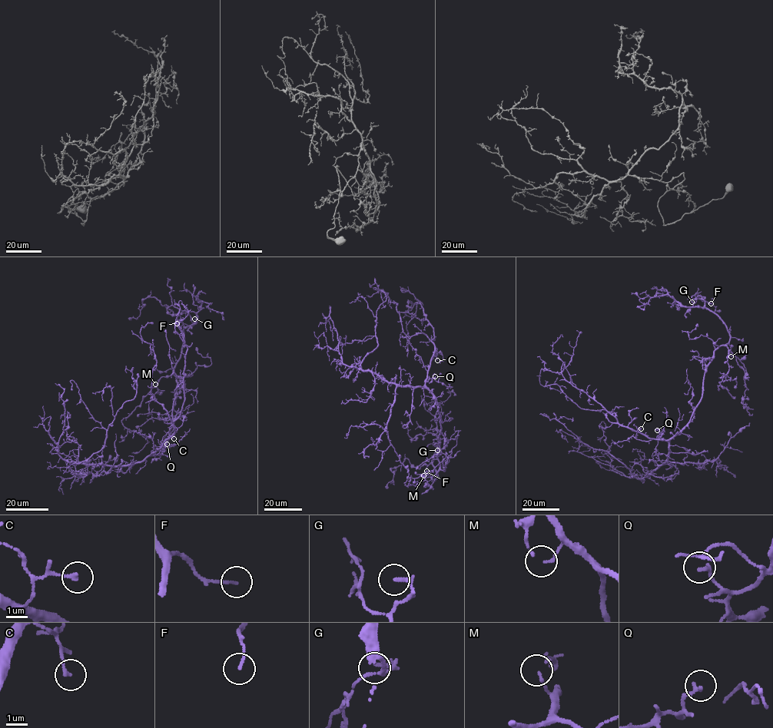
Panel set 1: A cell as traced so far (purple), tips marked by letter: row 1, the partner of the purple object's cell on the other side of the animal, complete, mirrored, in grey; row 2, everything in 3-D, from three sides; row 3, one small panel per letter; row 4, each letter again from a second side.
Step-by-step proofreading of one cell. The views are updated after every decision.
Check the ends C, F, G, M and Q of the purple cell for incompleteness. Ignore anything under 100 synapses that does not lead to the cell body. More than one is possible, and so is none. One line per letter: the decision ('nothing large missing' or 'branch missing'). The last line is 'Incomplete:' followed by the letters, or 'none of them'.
C: nothing large missing
F: nothing large missing
G: nothing large missing
M: nothing large missing
Q: nothing large missing
Incomplete: none of them

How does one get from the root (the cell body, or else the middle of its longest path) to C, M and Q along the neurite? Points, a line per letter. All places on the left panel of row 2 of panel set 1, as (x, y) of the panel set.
C: (164, 449), (160, 454), (151, 453), (167, 439), (174, 438)
M: (164, 449), (171, 428), (176, 378), (179, 377), (172, 375), (162, 376), (155, 384)
Q: (164, 449), (160, 454), (151, 453), (167, 444)

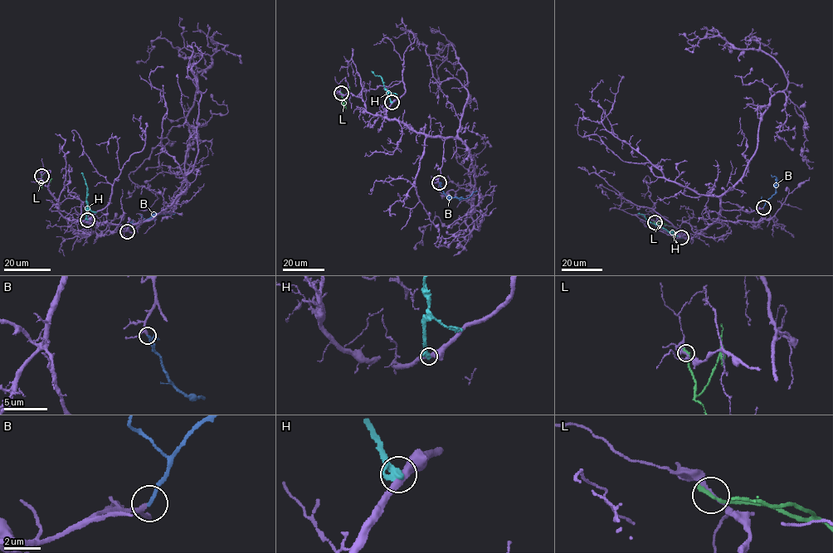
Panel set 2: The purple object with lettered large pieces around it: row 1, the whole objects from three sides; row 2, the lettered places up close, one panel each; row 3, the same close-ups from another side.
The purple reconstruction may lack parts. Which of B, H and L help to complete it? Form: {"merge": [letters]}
{"merge": ["B"]}

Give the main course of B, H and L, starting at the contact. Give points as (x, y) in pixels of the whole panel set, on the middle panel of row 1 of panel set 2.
B: (439, 182), (445, 195), (452, 197), (466, 198), (476, 191)
H: (392, 102), (382, 78), (371, 71)
L: (341, 93), (343, 103), (348, 94), (348, 86)

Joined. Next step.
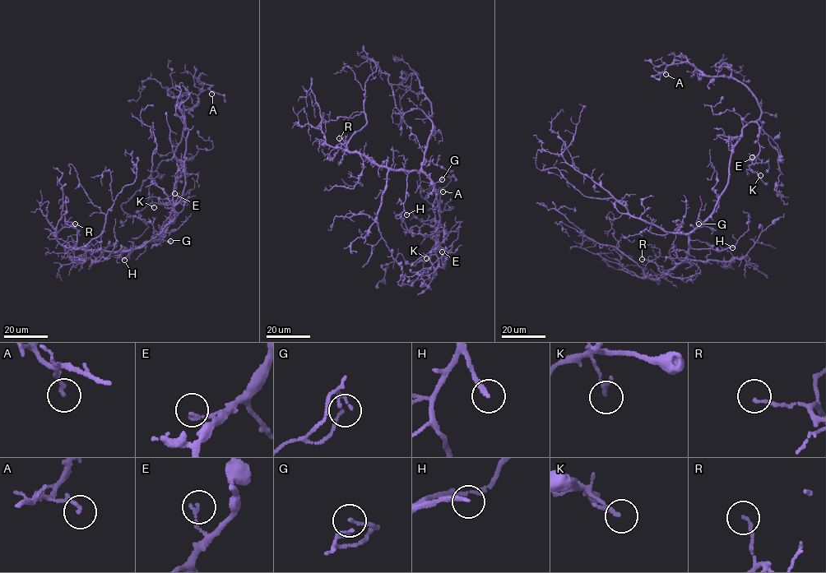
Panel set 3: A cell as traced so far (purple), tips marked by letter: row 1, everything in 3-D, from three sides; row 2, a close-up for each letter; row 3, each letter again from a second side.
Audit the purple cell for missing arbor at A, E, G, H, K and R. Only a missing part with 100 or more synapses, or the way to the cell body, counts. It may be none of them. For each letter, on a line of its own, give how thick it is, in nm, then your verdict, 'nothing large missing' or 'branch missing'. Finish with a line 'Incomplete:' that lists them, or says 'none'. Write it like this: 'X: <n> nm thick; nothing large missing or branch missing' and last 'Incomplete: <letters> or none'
A: 100 nm thick; nothing large missing
E: 160 nm thick; nothing large missing
G: 110 nm thick; nothing large missing
H: 200 nm thick; branch missing
K: 120 nm thick; nothing large missing
R: 140 nm thick; nothing large missing
Incomplete: H

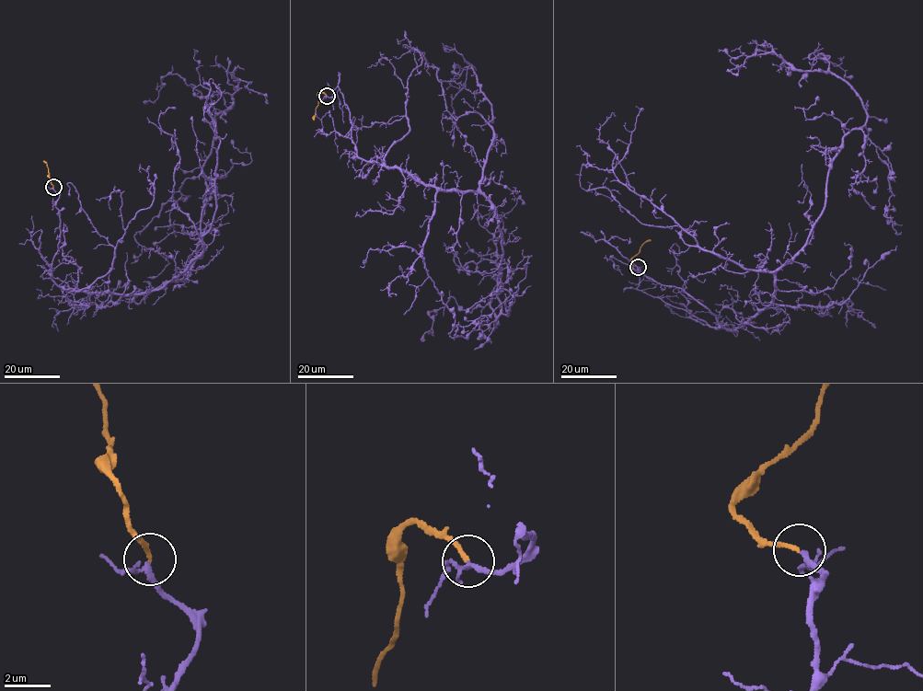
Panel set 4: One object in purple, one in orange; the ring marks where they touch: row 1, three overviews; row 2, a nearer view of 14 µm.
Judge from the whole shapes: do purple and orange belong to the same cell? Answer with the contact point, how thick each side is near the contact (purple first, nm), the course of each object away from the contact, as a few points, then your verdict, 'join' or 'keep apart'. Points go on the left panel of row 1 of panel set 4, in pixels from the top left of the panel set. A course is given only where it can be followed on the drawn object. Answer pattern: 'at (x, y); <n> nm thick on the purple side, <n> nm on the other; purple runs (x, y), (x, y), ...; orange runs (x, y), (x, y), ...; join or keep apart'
at (53, 187); 150 nm thick on the purple side, 170 nm on the other; purple runs (53, 188), (59, 286), (161, 289), (187, 277), (200, 243), (215, 116), (233, 105), (238, 79), (268, 104); orange runs (53, 188), (44, 162); join

